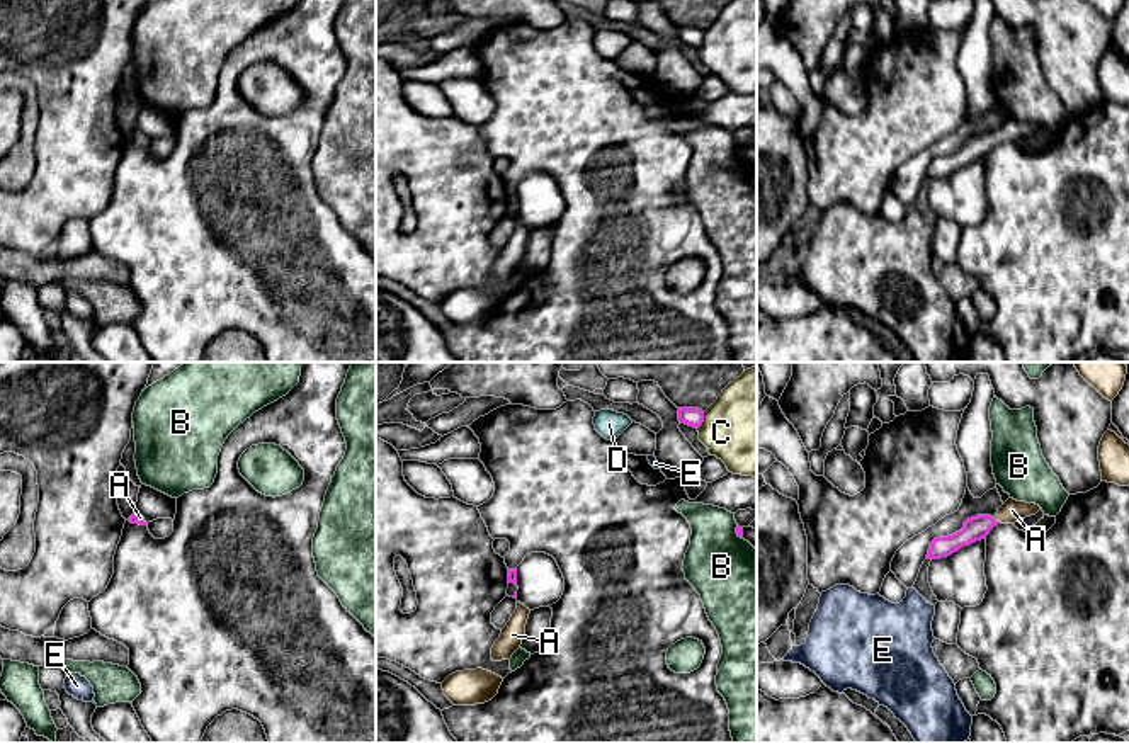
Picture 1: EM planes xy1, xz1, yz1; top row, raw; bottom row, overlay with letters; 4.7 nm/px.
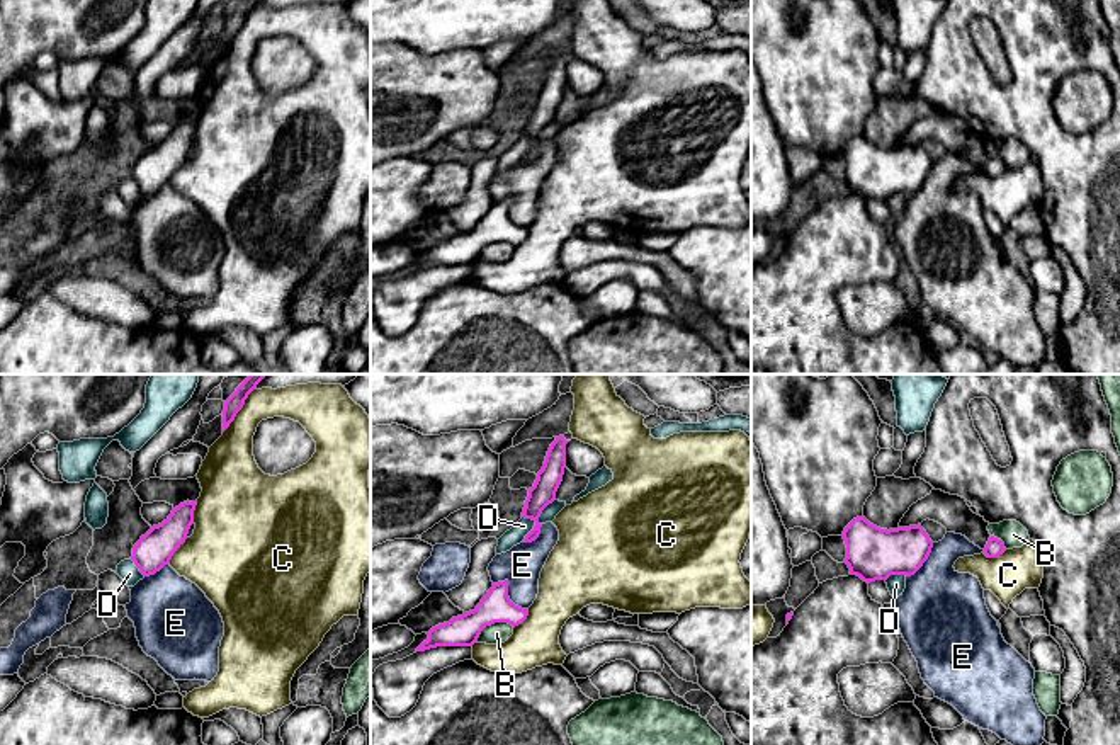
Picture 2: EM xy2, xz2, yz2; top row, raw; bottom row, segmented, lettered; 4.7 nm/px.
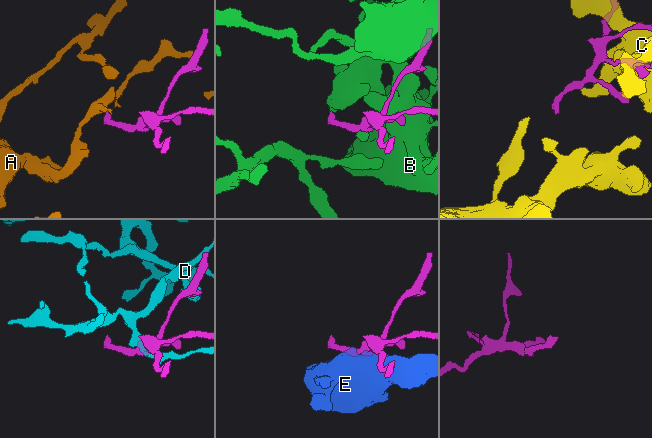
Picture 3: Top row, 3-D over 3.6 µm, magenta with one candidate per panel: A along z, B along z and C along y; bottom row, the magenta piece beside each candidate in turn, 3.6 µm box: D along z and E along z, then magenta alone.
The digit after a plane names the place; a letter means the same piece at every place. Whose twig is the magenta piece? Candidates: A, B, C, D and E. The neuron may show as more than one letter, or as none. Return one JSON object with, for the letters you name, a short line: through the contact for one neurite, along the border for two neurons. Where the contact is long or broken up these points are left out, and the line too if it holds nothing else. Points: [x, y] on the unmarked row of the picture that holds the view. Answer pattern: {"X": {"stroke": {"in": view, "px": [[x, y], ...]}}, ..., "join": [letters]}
{"A": {"stroke": {"in": "yz1", "px": [[976, 147], [993, 138], [1012, 130]]}}, "join": ["A"]}

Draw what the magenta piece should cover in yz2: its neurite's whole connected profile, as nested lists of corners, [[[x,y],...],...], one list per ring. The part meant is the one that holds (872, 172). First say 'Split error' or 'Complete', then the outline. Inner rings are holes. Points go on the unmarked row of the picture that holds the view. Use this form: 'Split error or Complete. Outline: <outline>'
Complete. Outline: [[[863,134],[853,138],[841,155],[850,194],[867,202],[887,199],[891,194],[914,194],[933,167],[933,160],[919,143],[887,150],[870,143]]]

